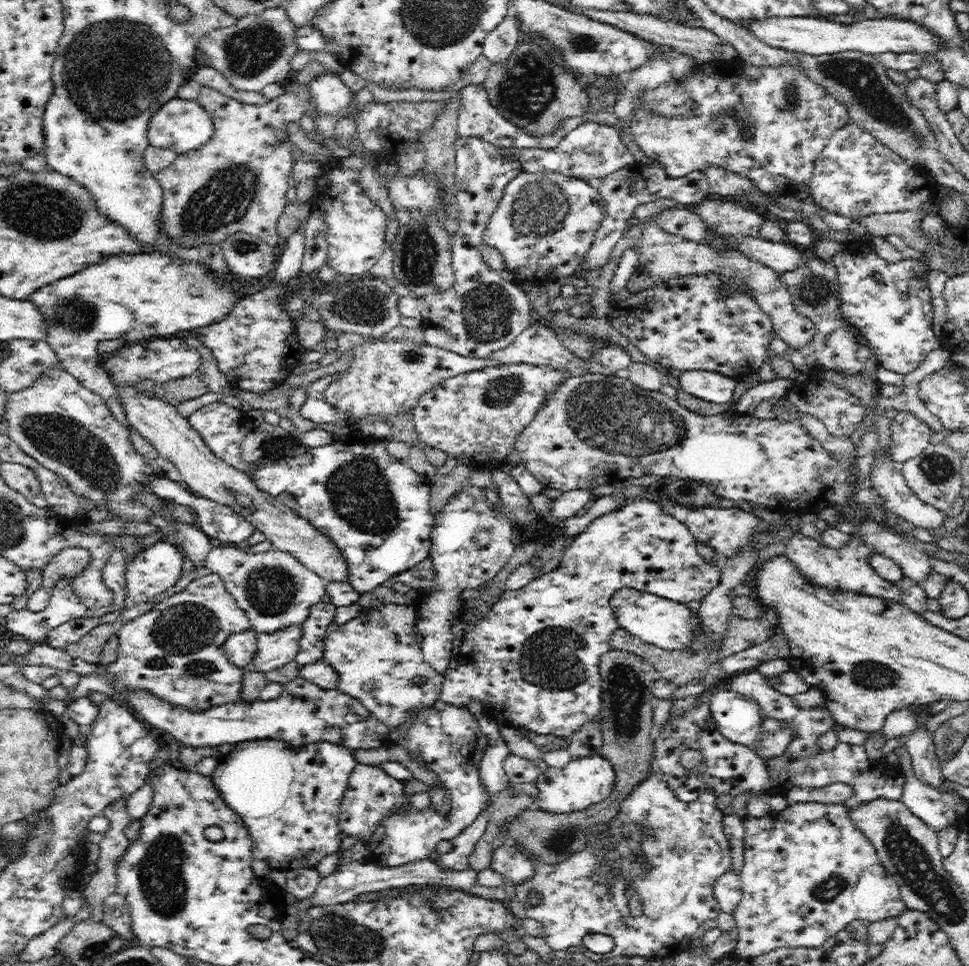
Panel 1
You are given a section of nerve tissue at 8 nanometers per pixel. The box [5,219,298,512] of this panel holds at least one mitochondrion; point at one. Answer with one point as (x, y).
(67, 442)

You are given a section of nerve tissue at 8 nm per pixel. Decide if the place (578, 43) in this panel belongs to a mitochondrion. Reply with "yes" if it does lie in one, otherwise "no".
yes

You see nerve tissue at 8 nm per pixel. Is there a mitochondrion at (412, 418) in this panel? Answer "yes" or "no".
no

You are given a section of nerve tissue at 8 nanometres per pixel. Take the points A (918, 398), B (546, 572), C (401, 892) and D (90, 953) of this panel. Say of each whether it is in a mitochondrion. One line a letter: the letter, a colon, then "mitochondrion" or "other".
A: other
B: other
C: other
D: mitochondrion

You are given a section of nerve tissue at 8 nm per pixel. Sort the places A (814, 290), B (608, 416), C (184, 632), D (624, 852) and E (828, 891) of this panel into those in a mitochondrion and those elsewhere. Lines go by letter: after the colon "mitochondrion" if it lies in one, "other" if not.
A: mitochondrion
B: mitochondrion
C: mitochondrion
D: mitochondrion
E: mitochondrion

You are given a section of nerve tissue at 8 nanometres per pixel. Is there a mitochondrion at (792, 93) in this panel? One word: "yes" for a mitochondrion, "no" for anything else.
yes

